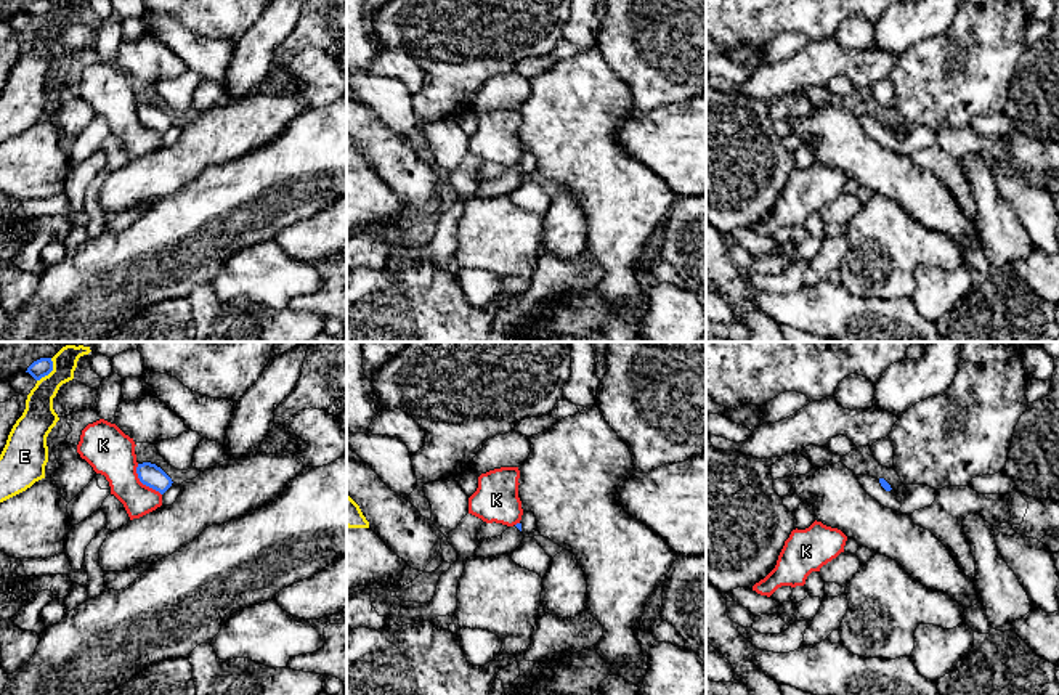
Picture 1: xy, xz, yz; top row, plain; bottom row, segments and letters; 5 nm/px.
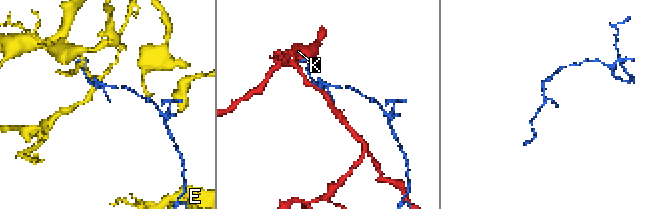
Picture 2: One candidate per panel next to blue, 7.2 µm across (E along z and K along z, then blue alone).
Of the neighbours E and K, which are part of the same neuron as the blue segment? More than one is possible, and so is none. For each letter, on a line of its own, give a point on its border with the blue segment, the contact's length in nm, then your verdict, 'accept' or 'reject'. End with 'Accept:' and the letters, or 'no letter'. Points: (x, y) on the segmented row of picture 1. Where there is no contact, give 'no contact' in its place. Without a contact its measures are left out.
E: xy (50, 371) | 140 nm | reject
K: xy (143, 483) | 200 nm | reject
Accept: no letter

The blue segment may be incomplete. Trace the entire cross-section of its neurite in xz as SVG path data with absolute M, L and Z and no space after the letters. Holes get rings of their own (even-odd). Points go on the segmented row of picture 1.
M521 523L509 526L501 536L485 539L478 544L477 557L496 557L504 554L512 554L523 541Z

